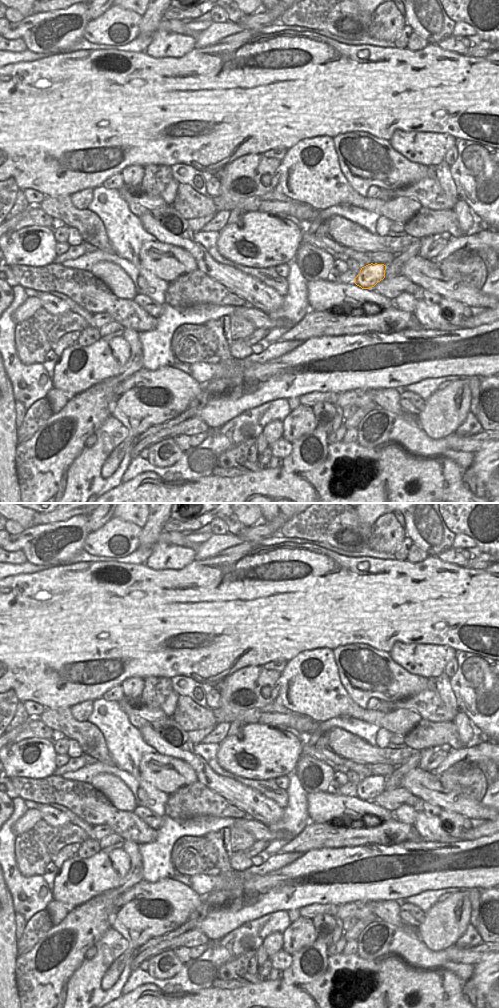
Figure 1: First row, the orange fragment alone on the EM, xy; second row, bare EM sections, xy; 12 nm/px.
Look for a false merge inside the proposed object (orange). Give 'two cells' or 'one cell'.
one cell

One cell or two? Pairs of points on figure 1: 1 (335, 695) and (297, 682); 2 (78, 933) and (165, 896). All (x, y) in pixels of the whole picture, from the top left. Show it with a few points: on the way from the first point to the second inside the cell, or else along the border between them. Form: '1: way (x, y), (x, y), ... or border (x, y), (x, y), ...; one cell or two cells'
1: way (326, 695), (320, 695), (310, 685), (306, 685); one cell
2: border (114, 900), (109, 915), (110, 927); two cells

